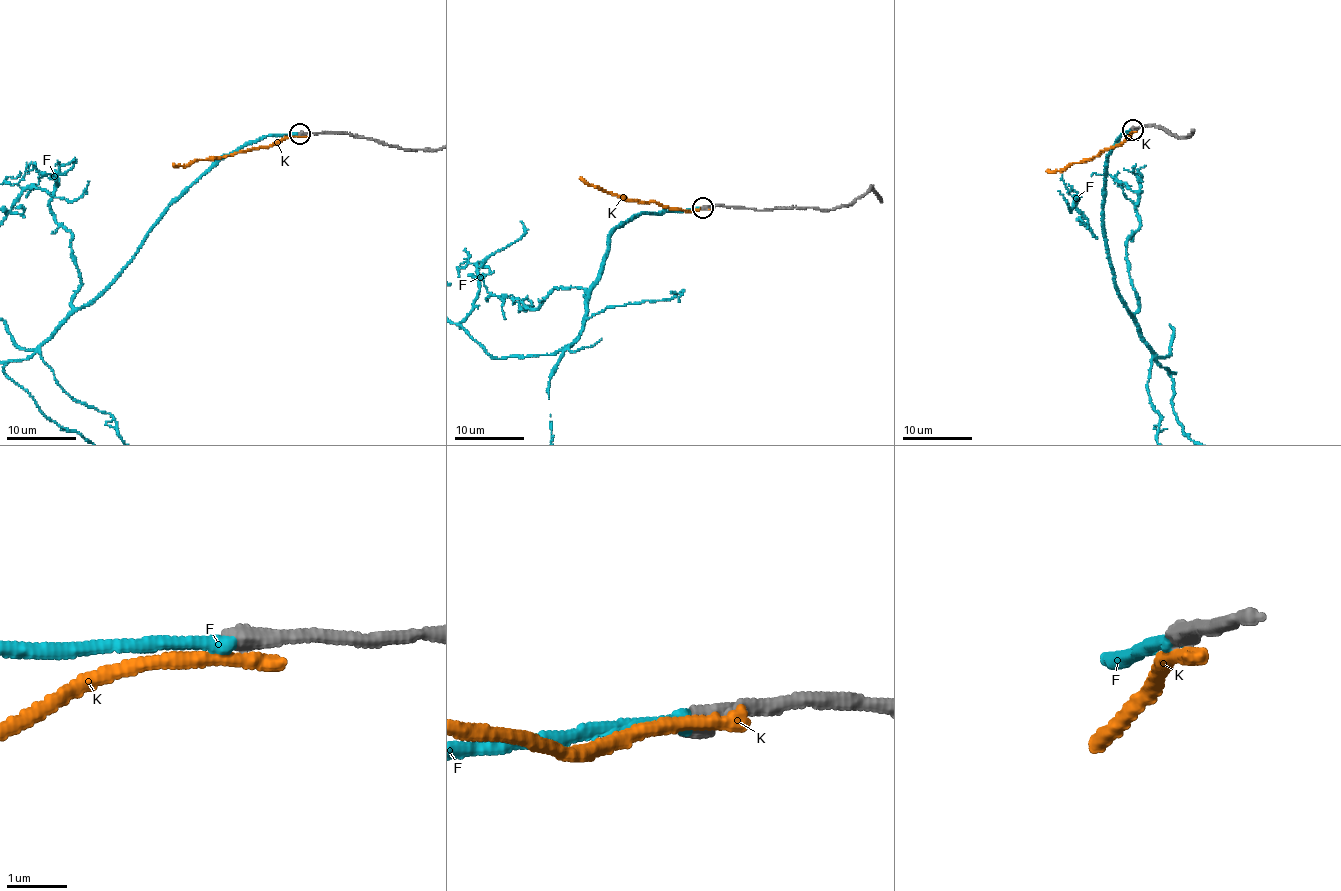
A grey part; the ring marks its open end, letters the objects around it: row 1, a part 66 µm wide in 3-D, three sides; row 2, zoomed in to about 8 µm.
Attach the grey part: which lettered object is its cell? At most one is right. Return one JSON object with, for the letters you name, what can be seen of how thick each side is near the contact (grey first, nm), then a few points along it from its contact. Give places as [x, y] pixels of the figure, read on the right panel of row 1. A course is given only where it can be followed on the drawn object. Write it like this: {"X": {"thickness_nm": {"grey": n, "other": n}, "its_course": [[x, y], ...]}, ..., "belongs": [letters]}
{"F": {"thickness_nm": {"grey": 380, "other": 240}}, "belongs": ["F"]}

